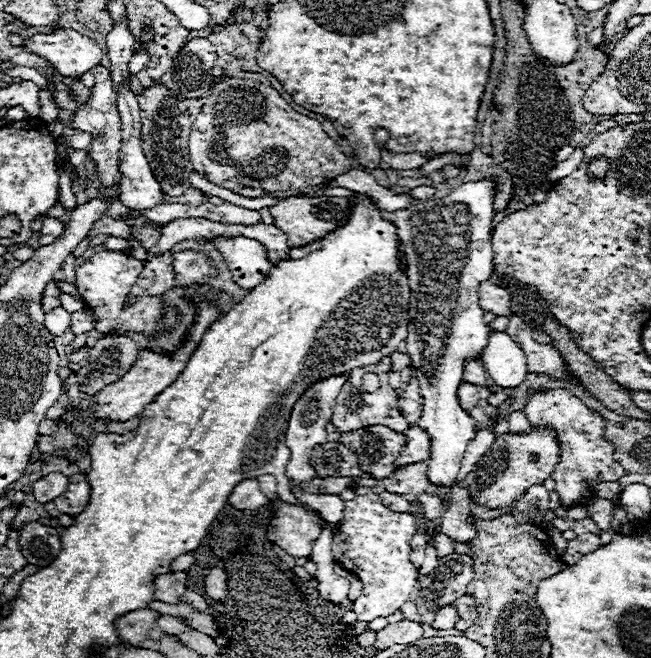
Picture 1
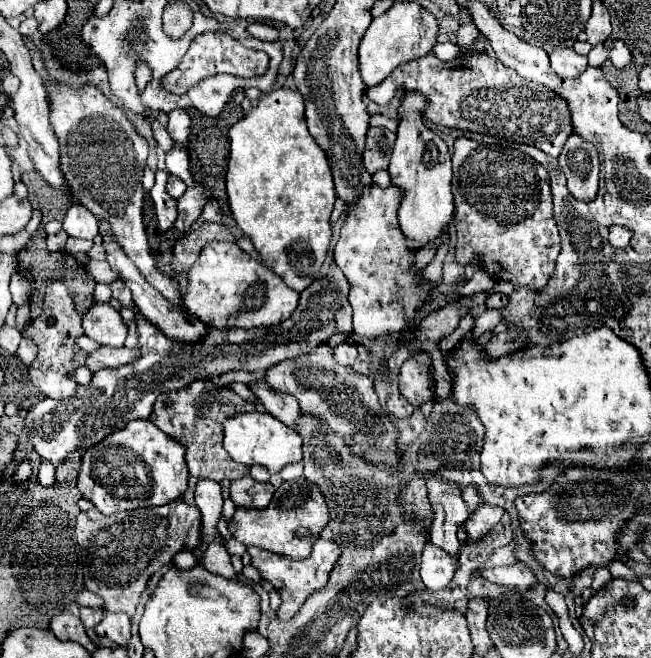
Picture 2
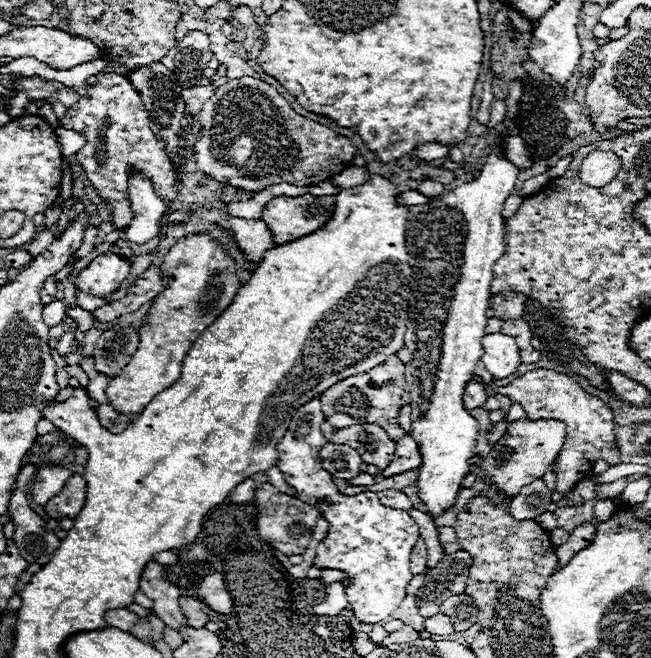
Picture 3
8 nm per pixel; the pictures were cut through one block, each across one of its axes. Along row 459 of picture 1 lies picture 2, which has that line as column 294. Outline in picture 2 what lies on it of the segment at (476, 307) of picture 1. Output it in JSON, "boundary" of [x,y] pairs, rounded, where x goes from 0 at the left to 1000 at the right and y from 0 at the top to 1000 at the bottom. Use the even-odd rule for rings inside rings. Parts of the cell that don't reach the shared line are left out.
{"boundary":[[[384,626],[384,629],[363,629],[344,641],[344,681],[356,693],[356,699],[372,702],[378,708],[409,708],[415,720],[430,717],[439,705],[452,705],[464,699],[464,666],[461,660],[433,644],[427,635],[415,632],[412,626]]]}

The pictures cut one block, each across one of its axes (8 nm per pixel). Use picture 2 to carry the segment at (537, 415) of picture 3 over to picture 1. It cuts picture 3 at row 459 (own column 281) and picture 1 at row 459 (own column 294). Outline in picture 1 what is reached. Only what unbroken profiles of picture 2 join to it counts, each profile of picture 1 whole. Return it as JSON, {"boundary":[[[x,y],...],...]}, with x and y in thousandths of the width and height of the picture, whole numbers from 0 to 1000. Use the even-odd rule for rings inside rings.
{"boundary":[[[845,593],[836,599],[820,599],[805,629],[811,632],[817,647],[842,647],[854,657],[857,681],[860,681],[860,702],[848,717],[848,729],[854,729],[854,748],[863,760],[866,772],[894,769],[894,760],[909,754],[912,733],[937,733],[955,726],[962,717],[959,711],[940,696],[943,678],[928,669],[928,635],[906,626],[885,602],[873,599],[869,593]]]}

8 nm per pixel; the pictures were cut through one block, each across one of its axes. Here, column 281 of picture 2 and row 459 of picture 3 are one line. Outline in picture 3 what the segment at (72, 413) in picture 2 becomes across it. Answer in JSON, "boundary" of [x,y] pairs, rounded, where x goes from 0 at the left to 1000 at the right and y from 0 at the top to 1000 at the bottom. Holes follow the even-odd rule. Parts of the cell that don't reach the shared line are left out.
{"boundary":[[[504,672],[495,684],[492,684],[495,696],[498,696],[498,711],[510,720],[516,720],[516,726],[544,726],[553,720],[553,708],[556,708],[556,696],[553,690],[528,675],[510,675]]]}

